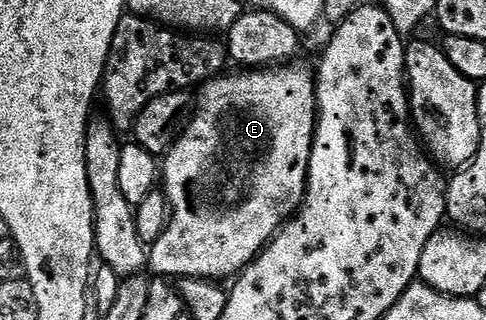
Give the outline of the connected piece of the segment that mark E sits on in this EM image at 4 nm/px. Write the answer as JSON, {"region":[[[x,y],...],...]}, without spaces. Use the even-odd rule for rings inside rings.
{"region":[[[298,61],[289,65],[275,65],[261,69],[242,69],[239,75],[223,73],[217,79],[210,79],[201,84],[196,95],[196,110],[192,118],[185,124],[184,130],[174,140],[169,151],[166,152],[160,163],[160,179],[164,184],[166,201],[170,204],[170,219],[166,223],[164,233],[155,243],[148,247],[148,267],[158,277],[174,277],[184,279],[212,279],[226,281],[231,277],[237,277],[245,271],[246,266],[253,261],[266,248],[267,243],[278,234],[283,223],[291,218],[306,199],[306,178],[308,177],[308,165],[310,154],[314,144],[314,127],[318,123],[318,93],[316,90],[316,75],[313,70],[301,67]]]}

